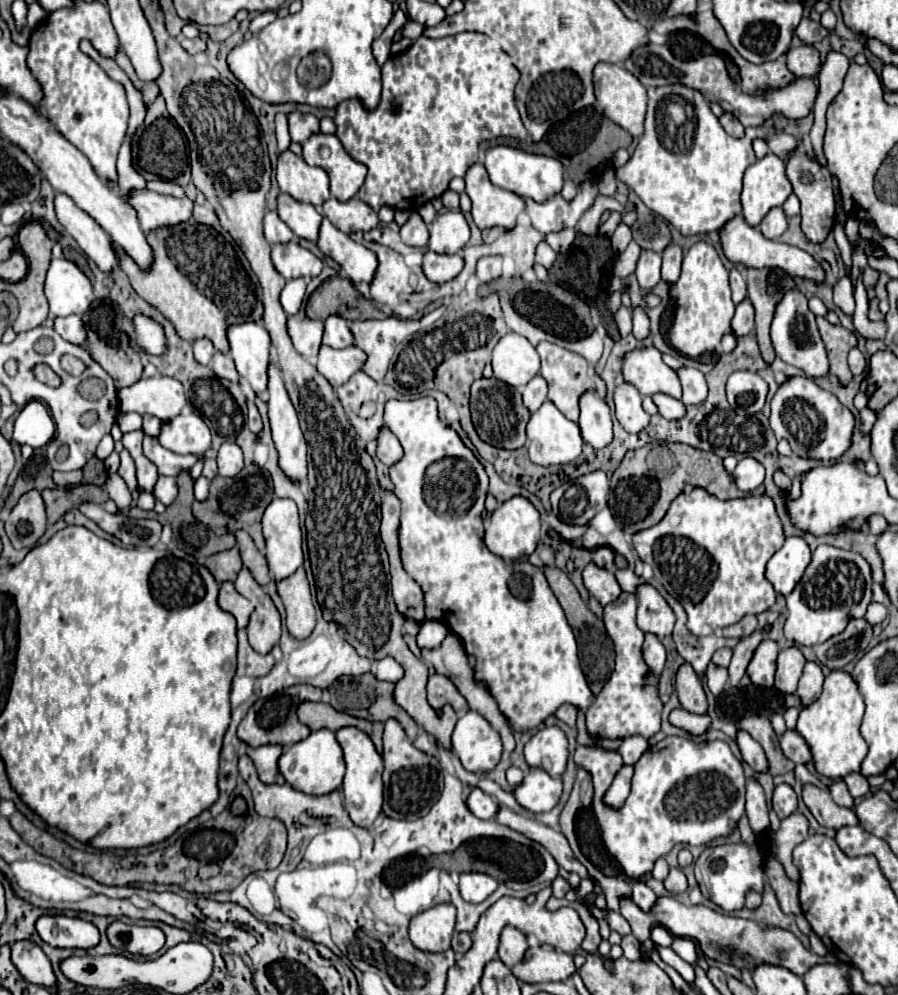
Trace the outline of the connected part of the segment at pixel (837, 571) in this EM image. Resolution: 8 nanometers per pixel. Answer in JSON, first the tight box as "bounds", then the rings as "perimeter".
{"bounds":[785,545,871,647],"perimeter":[[[819,545],[813,551],[811,563],[805,575],[801,577],[799,585],[791,595],[787,595],[789,617],[785,621],[785,637],[807,647],[825,643],[829,637],[841,633],[851,617],[865,617],[871,601],[871,565],[853,551],[843,551],[831,545]]]}

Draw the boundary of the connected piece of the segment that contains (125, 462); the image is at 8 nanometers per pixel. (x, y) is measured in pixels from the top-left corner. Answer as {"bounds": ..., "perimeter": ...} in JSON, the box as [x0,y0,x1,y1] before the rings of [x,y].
{"bounds":[119,449,137,487],"perimeter":[[[127,449],[121,451],[121,467],[119,467],[119,475],[123,477],[123,481],[127,483],[127,487],[137,487],[137,479],[135,479],[135,463],[129,455]]]}

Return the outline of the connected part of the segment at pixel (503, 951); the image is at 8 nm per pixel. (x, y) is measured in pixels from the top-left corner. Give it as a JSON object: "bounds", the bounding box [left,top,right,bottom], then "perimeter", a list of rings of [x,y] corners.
{"bounds":[499,927,529,967],"perimeter":[[[505,927],[505,929],[501,931],[499,959],[501,959],[507,967],[517,965],[517,963],[523,959],[527,947],[529,947],[529,945],[527,945],[527,939],[525,939],[525,935],[523,935],[519,929],[515,929],[515,927]]]}

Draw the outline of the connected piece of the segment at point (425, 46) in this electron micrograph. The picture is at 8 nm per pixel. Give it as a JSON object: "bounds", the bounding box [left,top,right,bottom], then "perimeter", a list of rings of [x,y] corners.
{"bounds":[335,31,527,211],"perimeter":[[[465,31],[441,39],[419,37],[405,53],[387,59],[383,65],[383,93],[379,107],[365,109],[360,101],[343,101],[337,105],[335,113],[335,135],[345,151],[369,169],[367,179],[357,193],[359,199],[373,211],[379,211],[383,205],[407,211],[419,209],[427,201],[439,197],[453,177],[465,177],[467,169],[479,161],[479,141],[495,137],[525,139],[527,129],[523,127],[513,101],[517,81],[519,71],[509,55],[483,33]]]}

